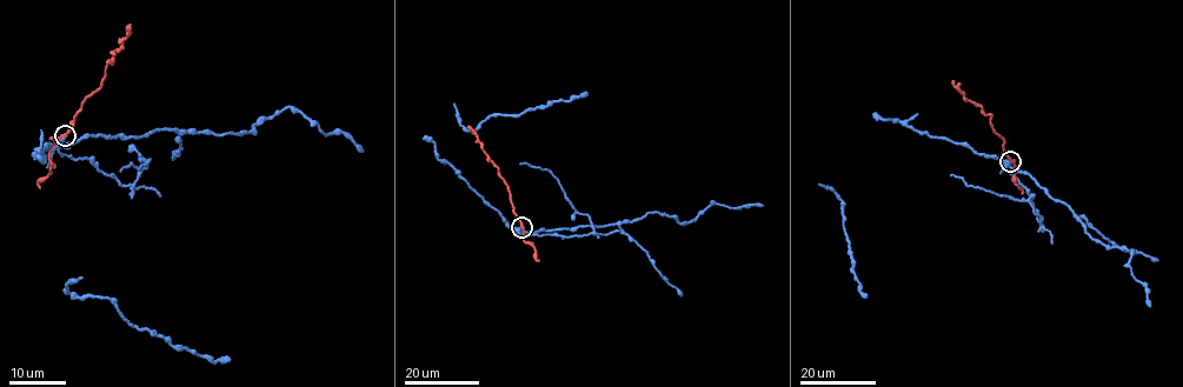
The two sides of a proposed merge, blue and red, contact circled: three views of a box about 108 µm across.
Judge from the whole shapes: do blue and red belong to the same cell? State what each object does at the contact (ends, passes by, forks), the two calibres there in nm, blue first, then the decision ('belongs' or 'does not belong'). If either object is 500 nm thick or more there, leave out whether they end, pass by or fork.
blue ends; red passes by; calibres 240 and 260 nm; does not belong

